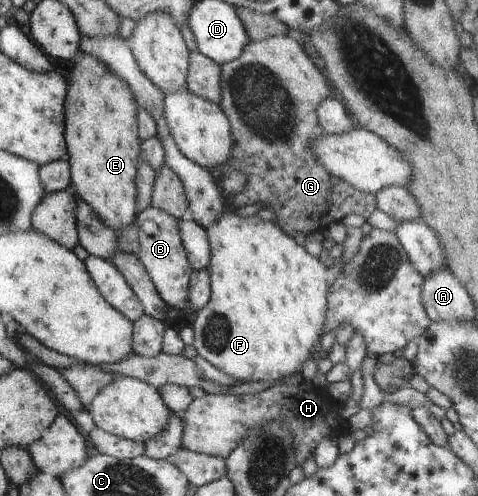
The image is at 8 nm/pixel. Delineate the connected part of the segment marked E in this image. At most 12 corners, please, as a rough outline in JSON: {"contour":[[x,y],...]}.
{"contour":[[93,54],[65,98],[71,185],[109,228],[137,215],[131,88]]}

